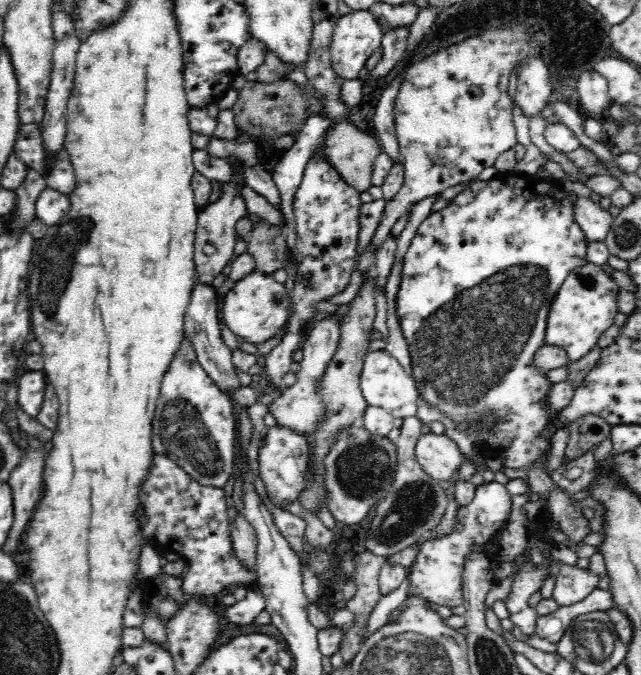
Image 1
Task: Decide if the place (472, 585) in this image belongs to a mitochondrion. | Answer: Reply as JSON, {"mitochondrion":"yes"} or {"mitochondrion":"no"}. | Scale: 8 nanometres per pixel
{"mitochondrion":"no"}

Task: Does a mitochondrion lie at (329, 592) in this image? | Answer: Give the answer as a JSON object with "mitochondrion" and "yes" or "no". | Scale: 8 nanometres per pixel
{"mitochondrion":"no"}

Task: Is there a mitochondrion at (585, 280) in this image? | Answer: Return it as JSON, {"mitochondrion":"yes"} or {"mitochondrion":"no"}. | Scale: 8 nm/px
{"mitochondrion":"yes"}

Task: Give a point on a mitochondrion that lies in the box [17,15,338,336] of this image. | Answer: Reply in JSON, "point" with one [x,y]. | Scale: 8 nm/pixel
{"point":[75,232]}

